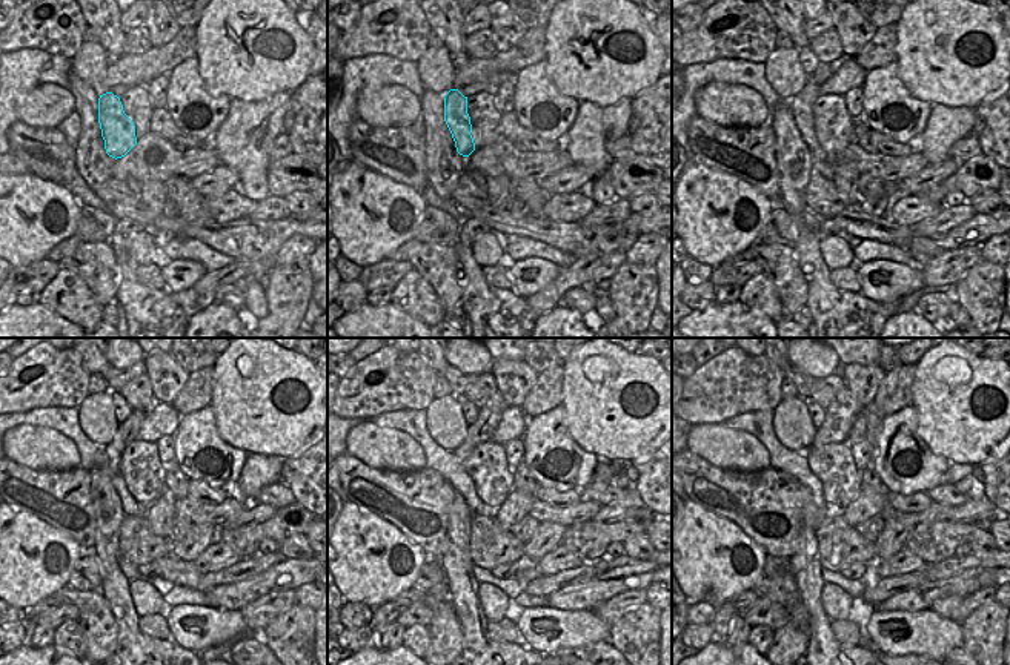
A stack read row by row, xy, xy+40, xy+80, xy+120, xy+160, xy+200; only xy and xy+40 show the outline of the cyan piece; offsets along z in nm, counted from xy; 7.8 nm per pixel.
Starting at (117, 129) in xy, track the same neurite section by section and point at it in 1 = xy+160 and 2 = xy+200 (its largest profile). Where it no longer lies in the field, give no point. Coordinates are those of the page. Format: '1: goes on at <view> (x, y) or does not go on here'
1: goes on at xy+160 (477, 432)
2: goes on at xy+200 (823, 433)

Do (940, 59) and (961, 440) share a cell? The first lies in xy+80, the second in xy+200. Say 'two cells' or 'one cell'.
one cell

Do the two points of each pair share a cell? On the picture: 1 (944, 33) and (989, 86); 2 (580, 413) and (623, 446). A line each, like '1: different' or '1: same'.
1: same
2: same

